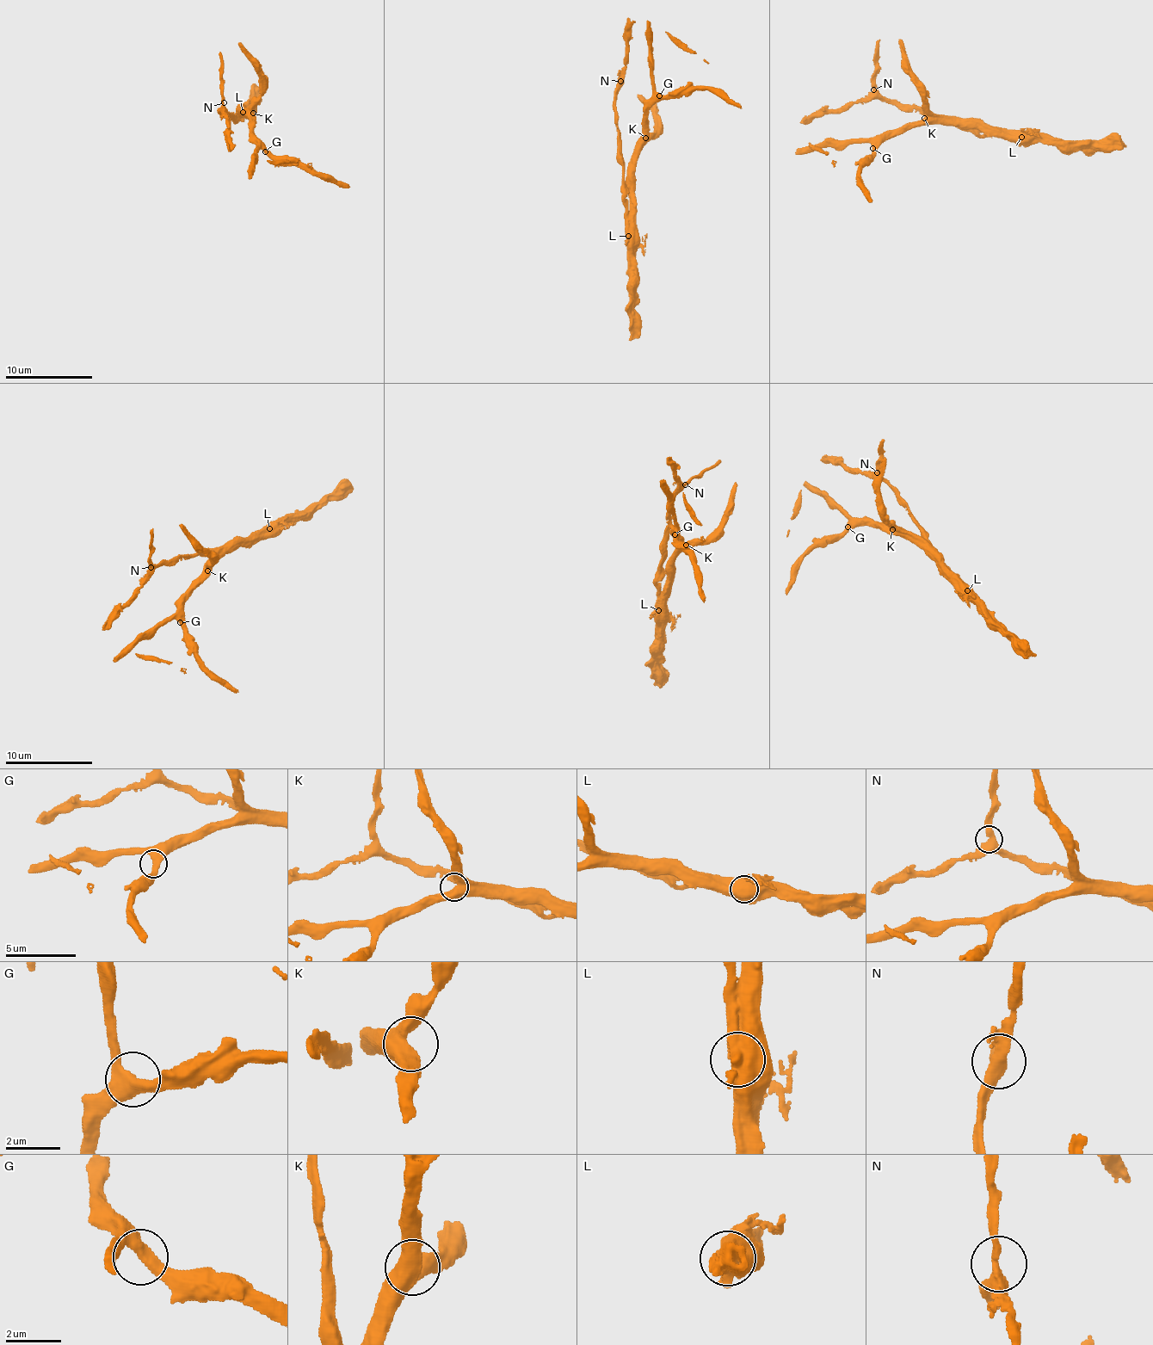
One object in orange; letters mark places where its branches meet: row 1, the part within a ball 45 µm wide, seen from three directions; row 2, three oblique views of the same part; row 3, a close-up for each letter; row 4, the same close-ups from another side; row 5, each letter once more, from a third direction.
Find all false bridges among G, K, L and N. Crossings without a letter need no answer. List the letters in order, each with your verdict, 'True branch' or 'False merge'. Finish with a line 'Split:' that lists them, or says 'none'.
G: True branch
K: True branch
L: False merge
N: True branch
Split: L

